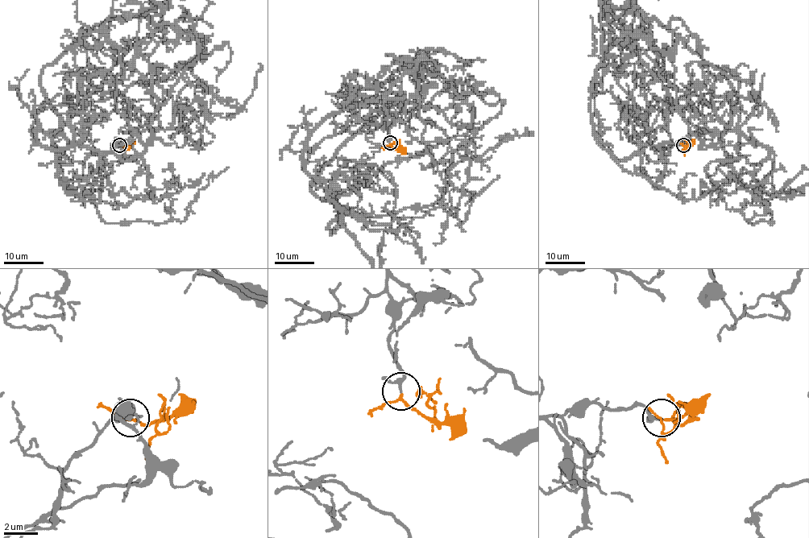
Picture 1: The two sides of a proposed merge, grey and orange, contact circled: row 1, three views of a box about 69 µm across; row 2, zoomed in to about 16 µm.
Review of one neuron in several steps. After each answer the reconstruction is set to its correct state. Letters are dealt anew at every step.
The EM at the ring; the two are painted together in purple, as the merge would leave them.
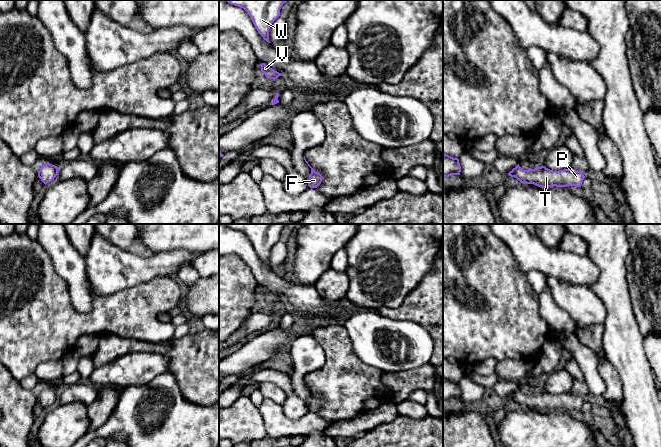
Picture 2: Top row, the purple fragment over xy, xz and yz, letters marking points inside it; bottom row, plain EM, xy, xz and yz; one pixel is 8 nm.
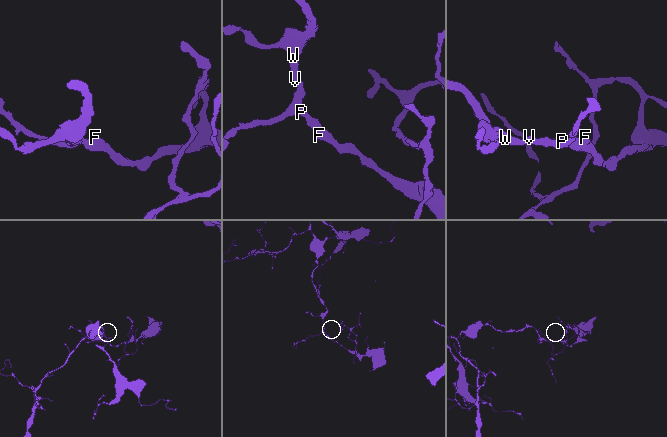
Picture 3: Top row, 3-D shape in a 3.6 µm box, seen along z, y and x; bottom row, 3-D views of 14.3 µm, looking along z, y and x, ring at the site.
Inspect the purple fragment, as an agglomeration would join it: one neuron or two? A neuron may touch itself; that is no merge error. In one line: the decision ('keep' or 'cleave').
keep

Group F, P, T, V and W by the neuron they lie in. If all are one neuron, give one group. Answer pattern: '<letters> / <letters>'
F P T V W

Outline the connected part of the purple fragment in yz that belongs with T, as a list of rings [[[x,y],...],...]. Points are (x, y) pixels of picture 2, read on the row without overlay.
[[[519,388],[513,392],[508,399],[516,402],[521,407],[534,408],[542,412],[549,412],[552,410],[581,411],[585,402],[582,395],[576,395],[573,393],[553,395],[545,390],[541,390],[530,394],[524,394],[519,390]]]

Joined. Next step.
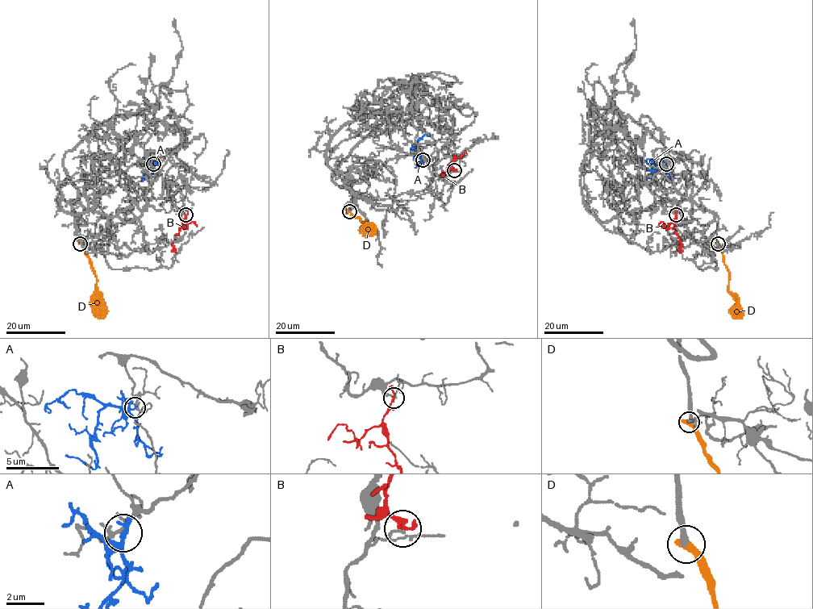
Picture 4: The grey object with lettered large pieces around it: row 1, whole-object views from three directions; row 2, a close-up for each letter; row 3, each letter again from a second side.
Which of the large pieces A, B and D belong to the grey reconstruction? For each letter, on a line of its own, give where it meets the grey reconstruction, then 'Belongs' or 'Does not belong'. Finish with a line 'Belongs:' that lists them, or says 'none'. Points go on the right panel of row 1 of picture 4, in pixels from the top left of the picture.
A: Touches grey at (666, 164). Does not belong
B: Touches grey at (676, 214). Does not belong
D: Touches grey at (718, 244). Does not belong
Belongs: none

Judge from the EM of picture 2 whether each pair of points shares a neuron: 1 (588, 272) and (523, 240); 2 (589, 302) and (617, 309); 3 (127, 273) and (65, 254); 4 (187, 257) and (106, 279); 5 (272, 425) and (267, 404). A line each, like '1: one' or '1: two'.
1: one
2: two
3: two
4: one
5: one

